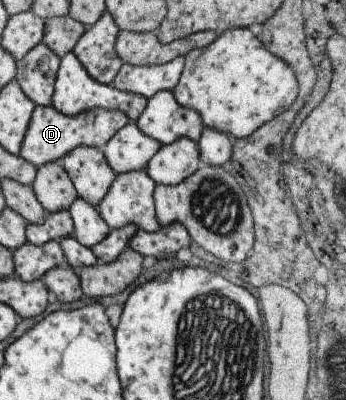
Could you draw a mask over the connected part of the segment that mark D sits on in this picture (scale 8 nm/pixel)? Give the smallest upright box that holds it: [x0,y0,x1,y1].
[20,105,130,169]

